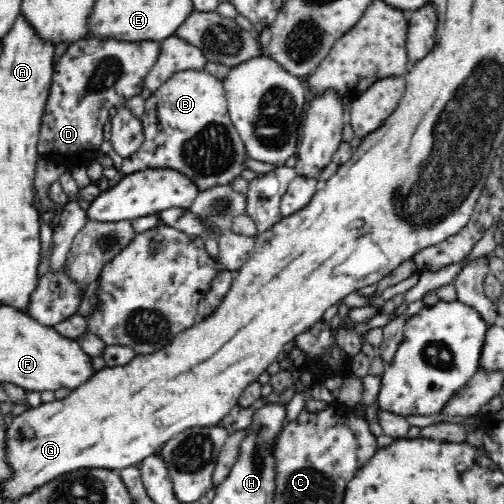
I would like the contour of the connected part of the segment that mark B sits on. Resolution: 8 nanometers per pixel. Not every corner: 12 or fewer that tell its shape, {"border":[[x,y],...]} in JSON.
{"border":[[176,72],[145,100],[122,172],[200,191],[246,168],[222,81]]}

